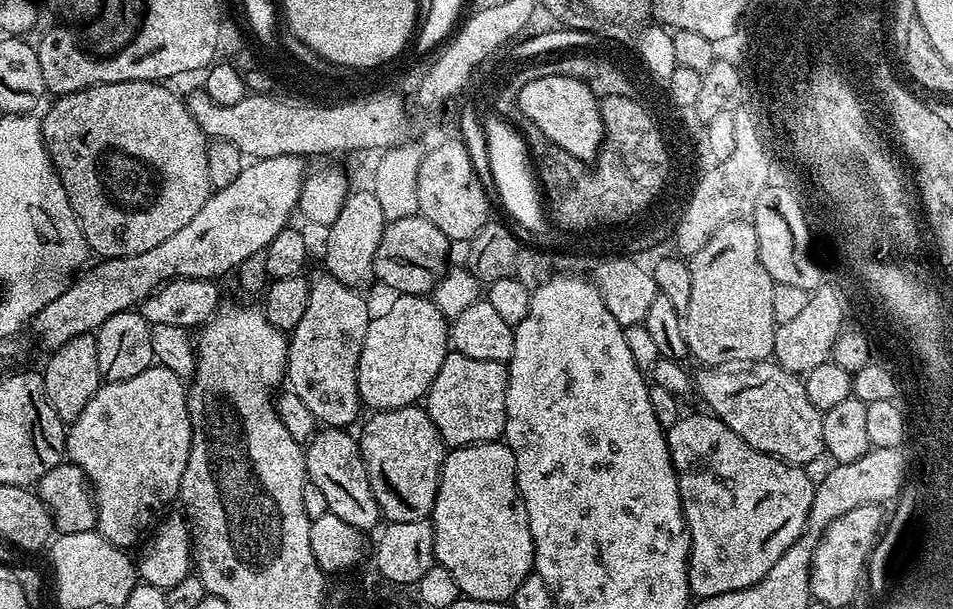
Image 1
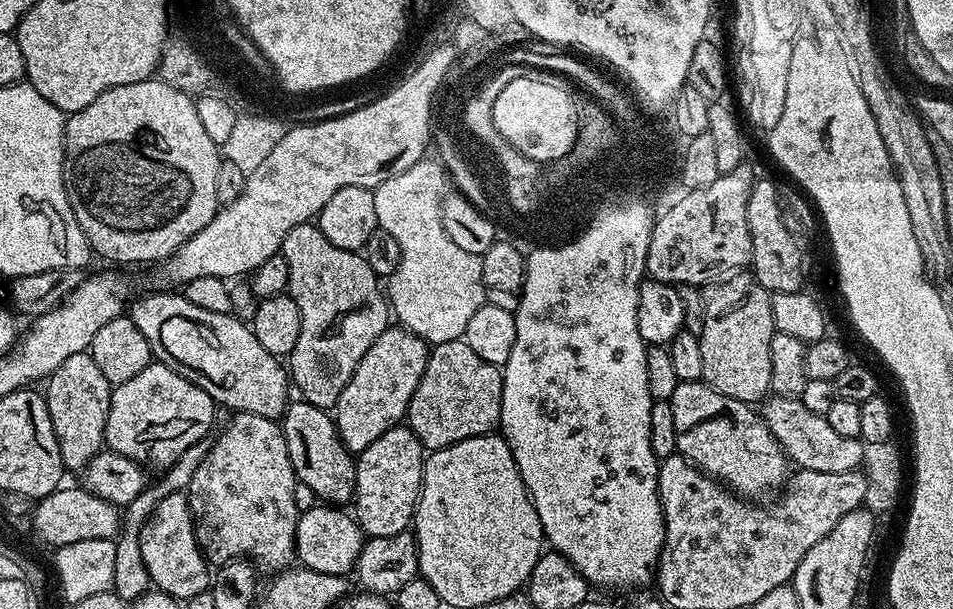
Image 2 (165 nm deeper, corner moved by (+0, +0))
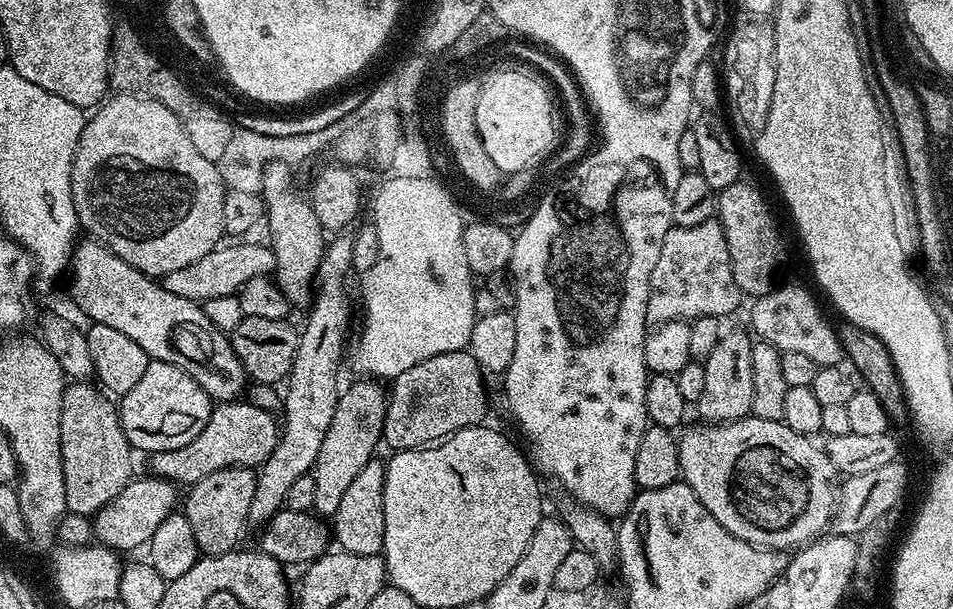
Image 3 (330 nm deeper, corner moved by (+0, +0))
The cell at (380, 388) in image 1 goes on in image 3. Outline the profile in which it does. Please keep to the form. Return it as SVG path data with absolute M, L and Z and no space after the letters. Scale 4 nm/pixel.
M356 378L340 393L330 430L326 430L326 438L322 438L322 447L318 449L318 458L310 473L314 478L314 512L320 518L336 515L350 482L354 482L362 466L377 455L376 447L381 447L388 397L385 389L379 387L383 388L375 379Z

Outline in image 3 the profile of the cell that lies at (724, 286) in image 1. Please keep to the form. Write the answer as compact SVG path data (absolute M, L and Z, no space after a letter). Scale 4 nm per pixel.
M725 331L718 346L714 346L710 358L702 362L706 370L706 383L702 389L702 398L694 401L695 411L696 408L700 411L701 421L710 424L728 424L751 413L754 402L754 365L750 354L754 340L747 331L745 332Z

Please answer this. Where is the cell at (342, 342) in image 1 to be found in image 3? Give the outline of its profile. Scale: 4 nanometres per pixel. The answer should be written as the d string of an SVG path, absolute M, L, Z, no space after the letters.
M276 160L265 166L261 178L261 193L264 198L266 228L268 224L267 243L270 245L276 266L274 279L282 294L292 305L311 305L314 295L316 266L322 262L322 254L326 247L326 233L322 222L318 222L318 214L314 214L311 199L296 193L292 185L293 169L286 162Z

